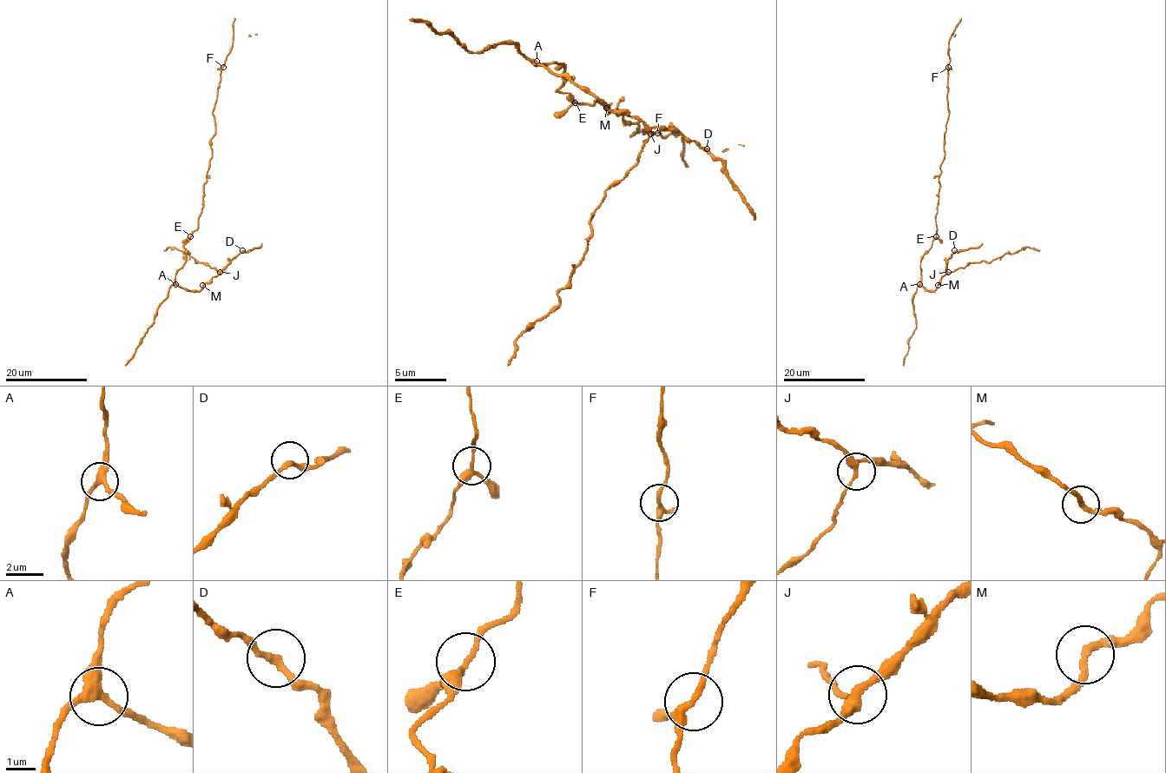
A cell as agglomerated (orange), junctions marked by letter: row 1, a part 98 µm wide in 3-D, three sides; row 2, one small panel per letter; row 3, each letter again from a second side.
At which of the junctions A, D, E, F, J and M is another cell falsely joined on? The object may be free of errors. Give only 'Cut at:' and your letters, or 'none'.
Cut at: none

